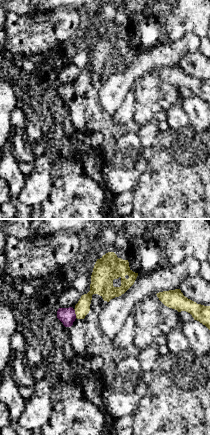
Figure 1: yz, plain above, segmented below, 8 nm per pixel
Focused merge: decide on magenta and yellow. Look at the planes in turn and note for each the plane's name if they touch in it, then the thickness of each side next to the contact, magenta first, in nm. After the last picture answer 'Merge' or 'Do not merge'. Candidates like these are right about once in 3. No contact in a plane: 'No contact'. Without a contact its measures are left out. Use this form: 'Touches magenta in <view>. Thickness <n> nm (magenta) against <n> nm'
Touches magenta in yz. Thickness 140 nm (magenta) against 120 nm

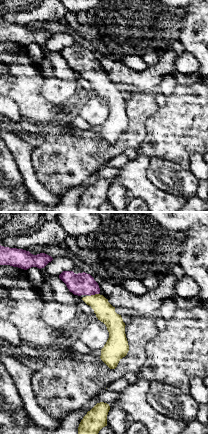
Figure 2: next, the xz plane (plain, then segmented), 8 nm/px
Touches magenta in xz. Thickness 180 nm (magenta) against 160 nm

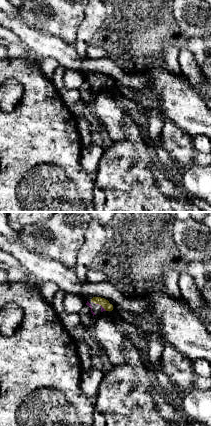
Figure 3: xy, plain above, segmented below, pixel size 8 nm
Touches magenta in xy. Thickness 30 nm (magenta) against 70 nm

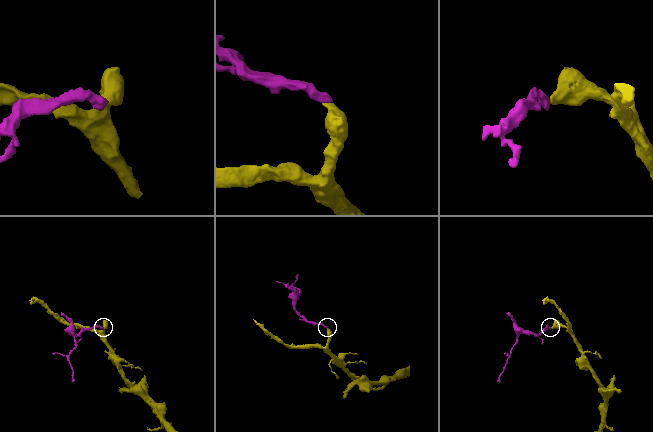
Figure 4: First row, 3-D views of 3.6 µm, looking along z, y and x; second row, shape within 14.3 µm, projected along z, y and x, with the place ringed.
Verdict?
Merge

